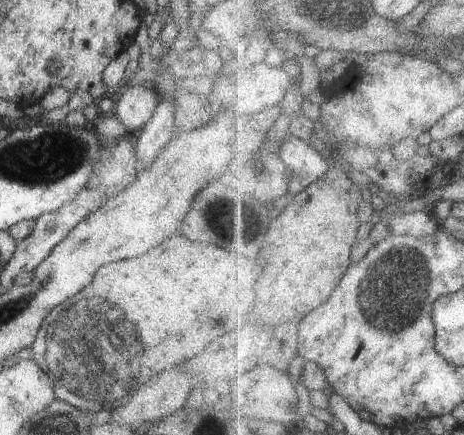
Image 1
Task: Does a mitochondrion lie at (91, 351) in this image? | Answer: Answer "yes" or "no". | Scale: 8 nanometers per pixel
yes

